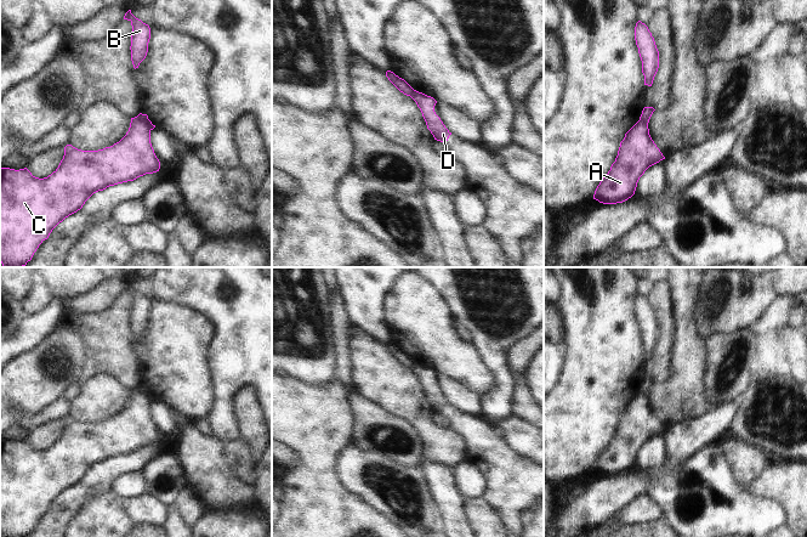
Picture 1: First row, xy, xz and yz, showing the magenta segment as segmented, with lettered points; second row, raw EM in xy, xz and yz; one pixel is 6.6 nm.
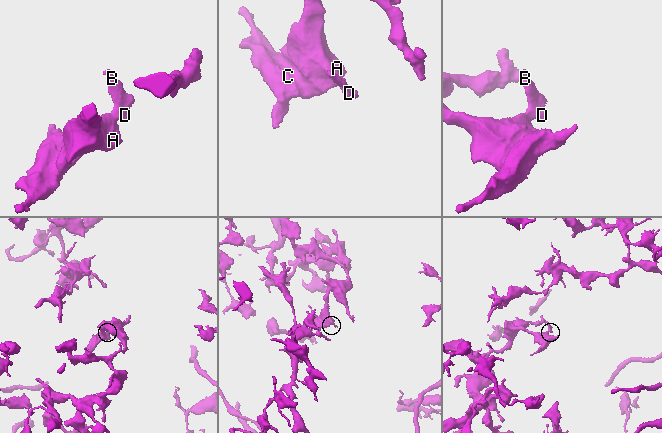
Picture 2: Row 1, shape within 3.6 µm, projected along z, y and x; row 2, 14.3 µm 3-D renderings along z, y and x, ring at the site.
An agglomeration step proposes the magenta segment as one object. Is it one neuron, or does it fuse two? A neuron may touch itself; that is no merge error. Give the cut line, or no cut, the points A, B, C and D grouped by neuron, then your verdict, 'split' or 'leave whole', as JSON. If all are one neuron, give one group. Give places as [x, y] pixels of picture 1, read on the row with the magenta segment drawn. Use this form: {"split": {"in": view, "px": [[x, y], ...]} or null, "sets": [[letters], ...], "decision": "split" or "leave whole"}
{"split": {"in": "xy", "px": [[137, 116], [151, 129]]}, "sets": [["A", "C"], ["B", "D"]], "decision": "split"}

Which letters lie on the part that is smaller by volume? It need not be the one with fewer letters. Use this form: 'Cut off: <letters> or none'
Cut off: B, D

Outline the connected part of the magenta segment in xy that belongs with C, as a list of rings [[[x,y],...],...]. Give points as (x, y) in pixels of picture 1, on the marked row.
[[[138,117],[131,118],[126,135],[110,147],[81,151],[67,145],[58,168],[47,177],[35,177],[27,168],[19,170],[0,168],[0,262],[2,267],[25,266],[52,230],[66,217],[80,210],[93,193],[157,173],[159,169],[160,162],[150,143],[150,128]]]

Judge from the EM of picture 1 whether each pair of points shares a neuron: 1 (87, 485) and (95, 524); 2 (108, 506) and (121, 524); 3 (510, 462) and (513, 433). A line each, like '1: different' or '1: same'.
1: different
2: same
3: different

